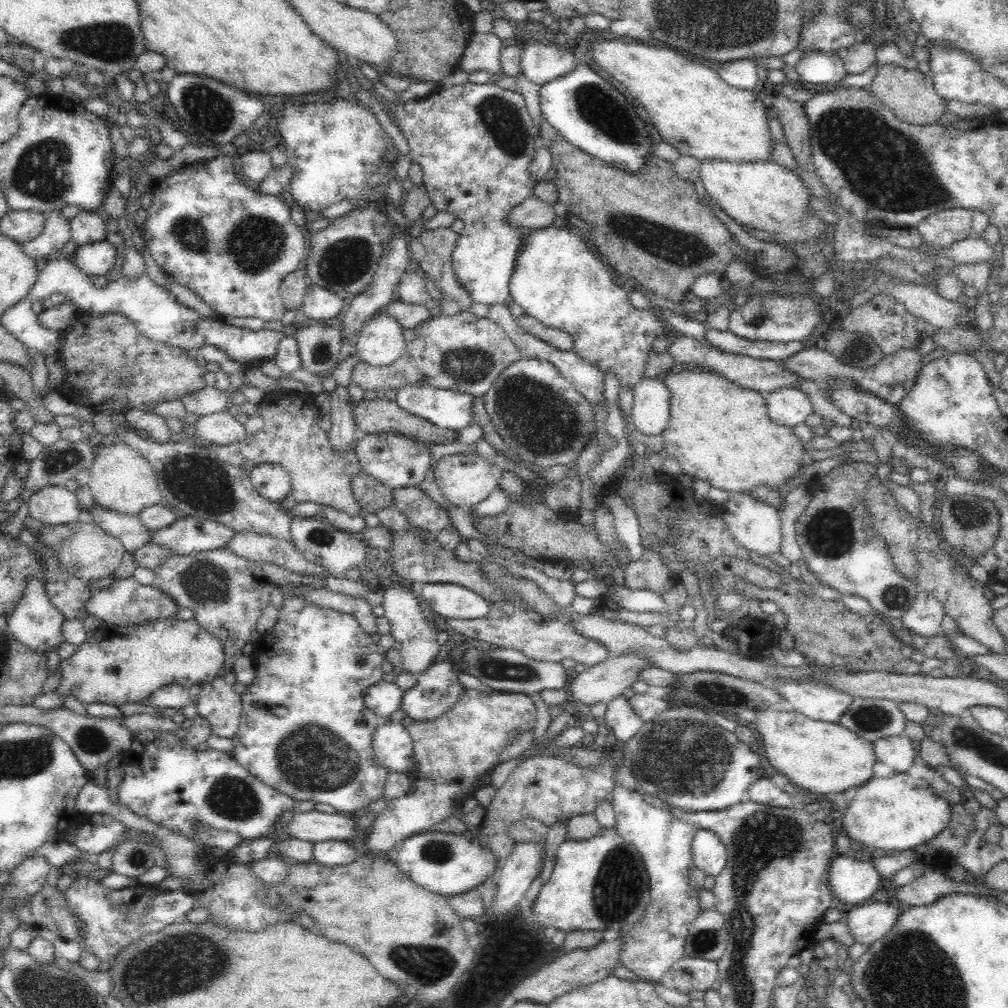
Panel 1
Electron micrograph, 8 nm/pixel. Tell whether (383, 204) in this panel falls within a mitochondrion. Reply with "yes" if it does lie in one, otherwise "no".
no

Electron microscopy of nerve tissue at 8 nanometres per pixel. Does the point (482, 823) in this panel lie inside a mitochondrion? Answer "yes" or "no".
no

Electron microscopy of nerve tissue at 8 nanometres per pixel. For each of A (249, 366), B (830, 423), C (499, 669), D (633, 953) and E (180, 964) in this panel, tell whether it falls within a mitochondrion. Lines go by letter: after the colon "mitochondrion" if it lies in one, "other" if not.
A: other
B: other
C: mitochondrion
D: other
E: mitochondrion

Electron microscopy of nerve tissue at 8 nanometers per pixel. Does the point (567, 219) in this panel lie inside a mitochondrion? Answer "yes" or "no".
no

